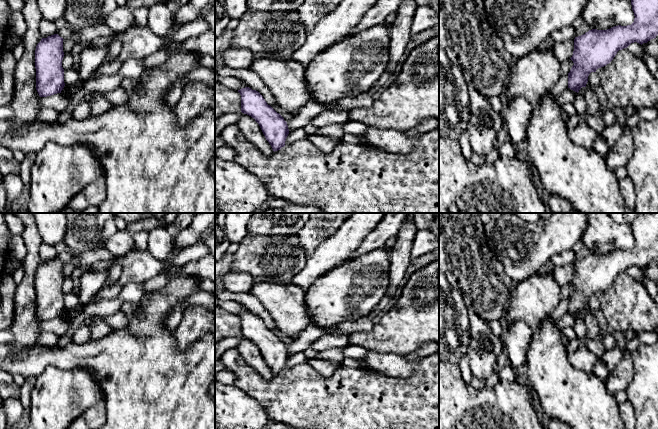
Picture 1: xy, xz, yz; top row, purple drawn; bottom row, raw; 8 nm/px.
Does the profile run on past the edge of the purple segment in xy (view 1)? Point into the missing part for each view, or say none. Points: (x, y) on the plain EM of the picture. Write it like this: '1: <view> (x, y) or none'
1: none

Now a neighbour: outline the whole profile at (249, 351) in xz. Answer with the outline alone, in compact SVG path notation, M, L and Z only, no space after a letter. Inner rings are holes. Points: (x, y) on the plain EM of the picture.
M242 337L236 349L262 378L270 380L274 376L254 342Z

